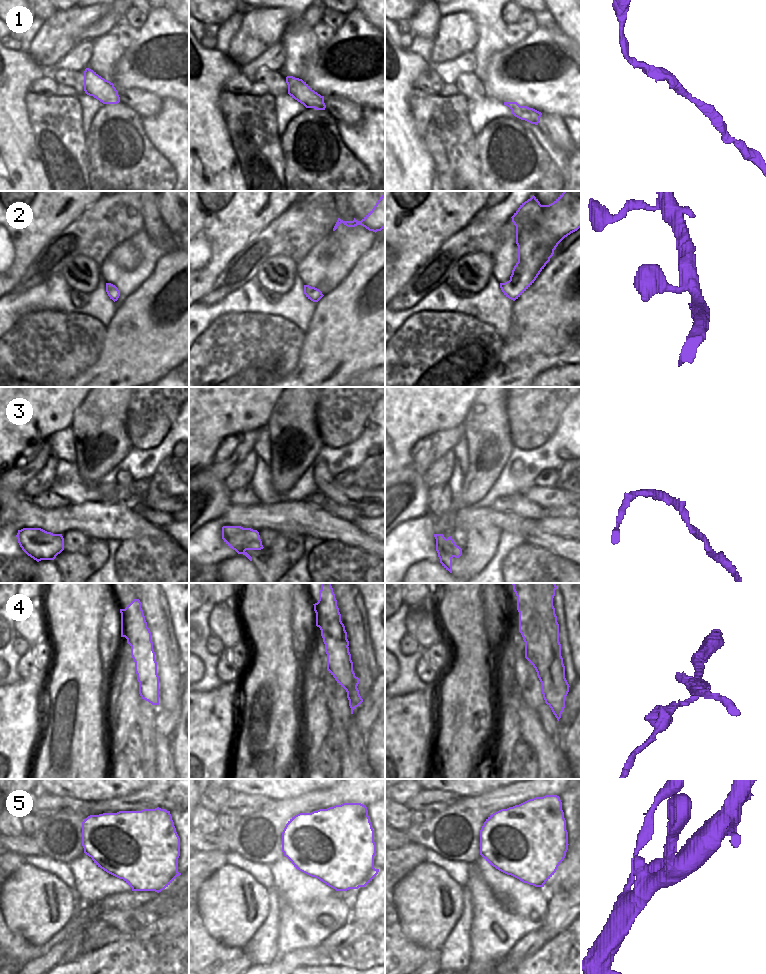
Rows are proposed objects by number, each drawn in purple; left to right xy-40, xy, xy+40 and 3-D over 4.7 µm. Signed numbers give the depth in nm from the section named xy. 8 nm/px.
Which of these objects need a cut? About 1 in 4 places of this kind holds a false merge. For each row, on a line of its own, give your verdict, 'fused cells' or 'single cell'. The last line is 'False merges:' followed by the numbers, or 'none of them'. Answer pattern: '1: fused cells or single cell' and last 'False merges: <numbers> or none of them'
1: single cell
2: single cell
3: single cell
4: fused cells
5: single cell
False merges: 4

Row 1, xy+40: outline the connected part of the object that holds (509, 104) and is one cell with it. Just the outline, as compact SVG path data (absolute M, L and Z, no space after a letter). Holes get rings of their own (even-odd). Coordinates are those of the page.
M504 102L504 105L511 109L515 117L531 124L538 125L542 115L541 112L527 106L520 106L517 102Z

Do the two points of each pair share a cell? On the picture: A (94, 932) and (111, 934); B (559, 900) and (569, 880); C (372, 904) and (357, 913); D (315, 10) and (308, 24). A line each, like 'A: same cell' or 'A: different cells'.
A: same cell
B: different cells
C: same cell
D: same cell

